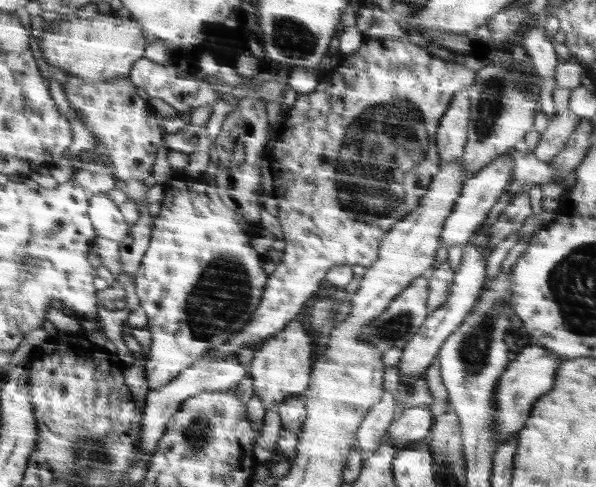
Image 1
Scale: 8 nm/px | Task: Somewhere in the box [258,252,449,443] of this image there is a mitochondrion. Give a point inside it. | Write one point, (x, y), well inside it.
(397, 327)

